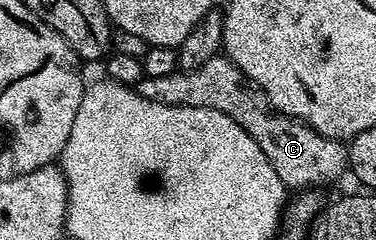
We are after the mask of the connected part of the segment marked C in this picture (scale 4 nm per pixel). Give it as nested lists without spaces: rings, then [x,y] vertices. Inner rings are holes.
[[[218,55],[214,59],[206,59],[206,63],[202,63],[202,67],[198,67],[197,69],[185,69],[172,74],[162,75],[160,78],[145,76],[138,85],[138,92],[154,103],[166,103],[167,105],[173,105],[174,107],[206,107],[207,109],[213,109],[214,111],[222,111],[222,115],[230,115],[230,119],[234,119],[234,123],[241,125],[242,128],[252,136],[254,143],[258,143],[258,147],[262,147],[262,155],[266,155],[266,159],[270,159],[270,167],[274,167],[274,171],[278,171],[278,179],[282,179],[282,183],[289,190],[308,191],[313,187],[320,187],[316,185],[328,185],[331,181],[338,180],[348,169],[348,150],[339,140],[337,140],[337,138],[323,137],[321,133],[314,131],[309,125],[305,125],[303,121],[297,121],[296,118],[288,117],[285,113],[277,113],[276,110],[272,108],[272,104],[268,102],[268,98],[265,97],[259,89],[250,84],[248,78],[244,76],[241,69],[239,69],[239,67],[237,67],[237,65],[235,65],[226,55]]]

